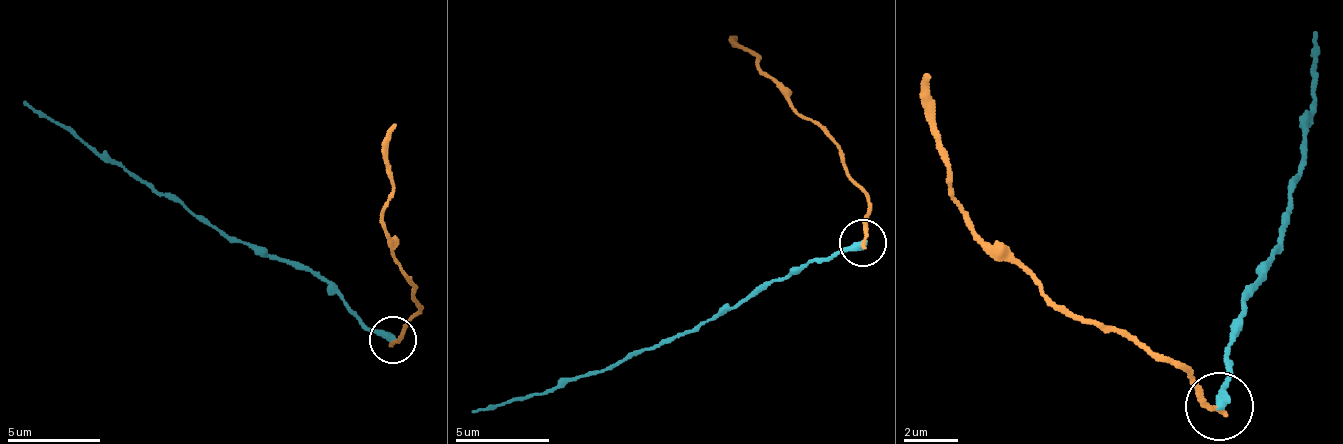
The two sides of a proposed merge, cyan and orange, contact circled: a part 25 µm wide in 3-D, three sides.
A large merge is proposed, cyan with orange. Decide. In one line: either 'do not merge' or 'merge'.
do not merge

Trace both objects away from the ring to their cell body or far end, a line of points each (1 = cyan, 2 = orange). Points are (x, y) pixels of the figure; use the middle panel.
1: (864, 244), (776, 279), (606, 370), (472, 410)
2: (864, 244), (868, 209), (867, 190), (843, 170), (836, 142), (758, 68), (763, 57), (735, 45), (735, 34)

